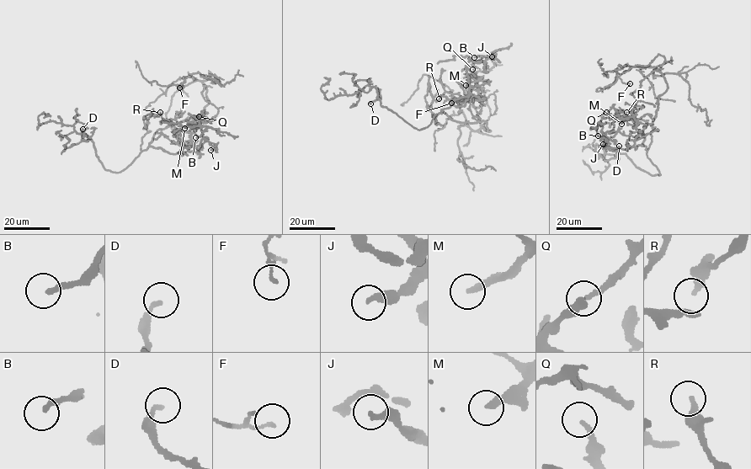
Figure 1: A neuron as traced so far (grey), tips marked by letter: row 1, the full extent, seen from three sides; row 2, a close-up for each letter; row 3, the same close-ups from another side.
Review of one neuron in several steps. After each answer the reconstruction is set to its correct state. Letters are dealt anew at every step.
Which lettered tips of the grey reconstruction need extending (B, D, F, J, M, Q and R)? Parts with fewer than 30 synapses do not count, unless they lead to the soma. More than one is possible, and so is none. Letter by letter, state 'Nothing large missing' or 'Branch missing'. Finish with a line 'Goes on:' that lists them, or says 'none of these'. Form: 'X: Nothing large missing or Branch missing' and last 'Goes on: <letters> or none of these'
B: Nothing large missing
D: Nothing large missing
F: Nothing large missing
J: Nothing large missing
M: Nothing large missing
Q: Nothing large missing
R: Nothing large missing
Goes on: none of these

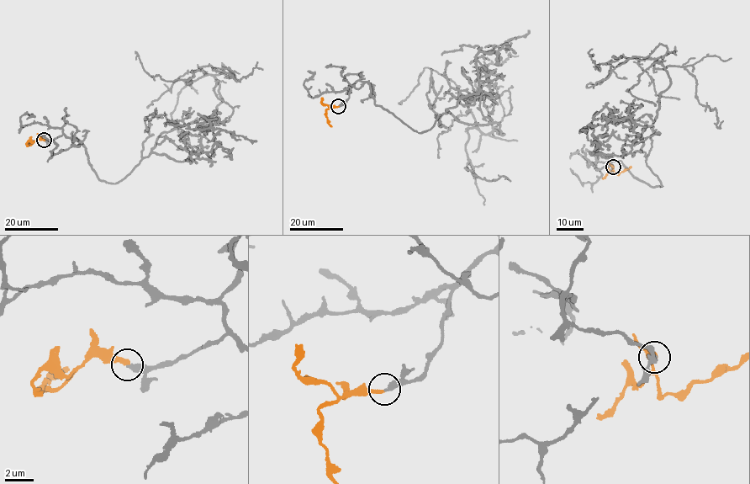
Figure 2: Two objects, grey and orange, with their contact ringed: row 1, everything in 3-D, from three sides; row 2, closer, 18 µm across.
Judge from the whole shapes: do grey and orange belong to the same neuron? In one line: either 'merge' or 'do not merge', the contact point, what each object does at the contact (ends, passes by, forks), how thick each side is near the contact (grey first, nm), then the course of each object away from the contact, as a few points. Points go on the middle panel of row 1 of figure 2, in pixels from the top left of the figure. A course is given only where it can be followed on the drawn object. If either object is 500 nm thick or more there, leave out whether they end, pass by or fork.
merge; place (338, 106); grey ends; orange ends; calibres 360 and 240 nm; course grey (338, 106), (361, 80), (419, 133), (447, 110), (504, 134), (482, 133), (459, 86), (428, 67), (398, 103); course orange (338, 106), (325, 110), (327, 120), (331, 126)

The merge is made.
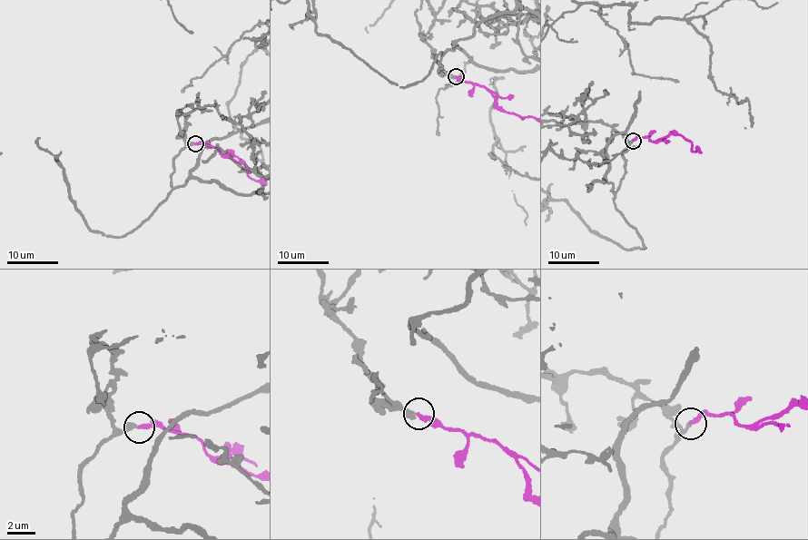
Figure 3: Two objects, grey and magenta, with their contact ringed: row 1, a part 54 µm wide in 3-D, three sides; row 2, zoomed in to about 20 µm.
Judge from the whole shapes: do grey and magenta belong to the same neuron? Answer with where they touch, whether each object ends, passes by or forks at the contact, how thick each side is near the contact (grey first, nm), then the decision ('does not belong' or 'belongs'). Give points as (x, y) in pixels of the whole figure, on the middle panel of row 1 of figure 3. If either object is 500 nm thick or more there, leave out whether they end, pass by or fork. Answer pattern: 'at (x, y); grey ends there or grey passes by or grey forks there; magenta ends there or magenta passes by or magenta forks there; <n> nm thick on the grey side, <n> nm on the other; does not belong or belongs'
at (456, 76); grey ends there; magenta ends there; 320 nm thick on the grey side, 320 nm on the other; belongs

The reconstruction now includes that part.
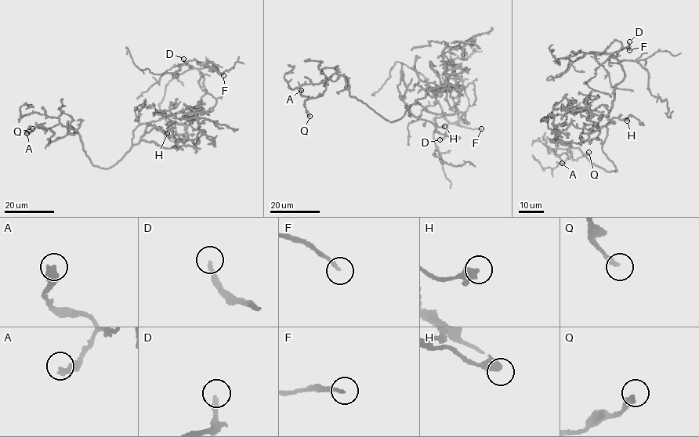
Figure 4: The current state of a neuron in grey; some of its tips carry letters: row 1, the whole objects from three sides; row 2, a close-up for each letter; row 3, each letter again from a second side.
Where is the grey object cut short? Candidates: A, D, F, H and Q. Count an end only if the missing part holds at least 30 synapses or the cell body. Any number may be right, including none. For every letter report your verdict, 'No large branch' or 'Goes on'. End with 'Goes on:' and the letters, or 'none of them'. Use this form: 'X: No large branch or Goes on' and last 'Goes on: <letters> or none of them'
A: No large branch
D: Goes on
F: Goes on
H: No large branch
Q: No large branch
Goes on: D, F

